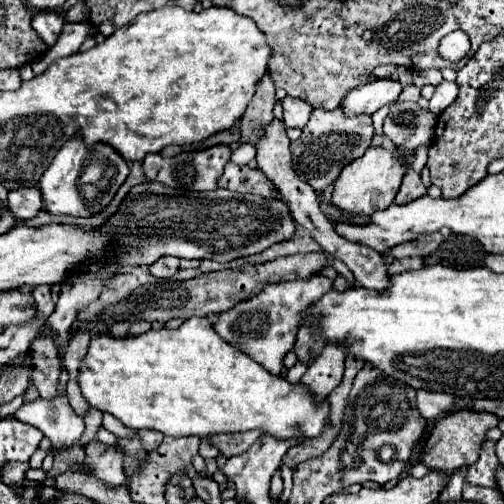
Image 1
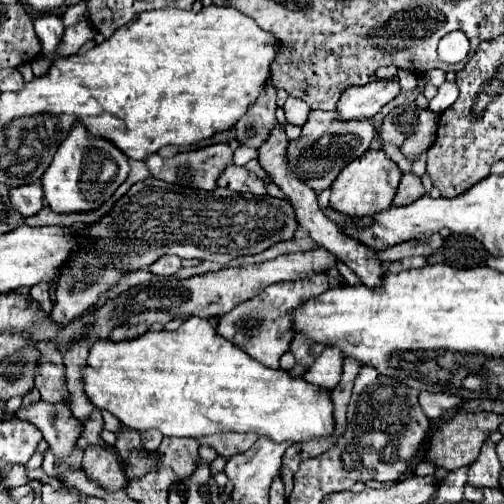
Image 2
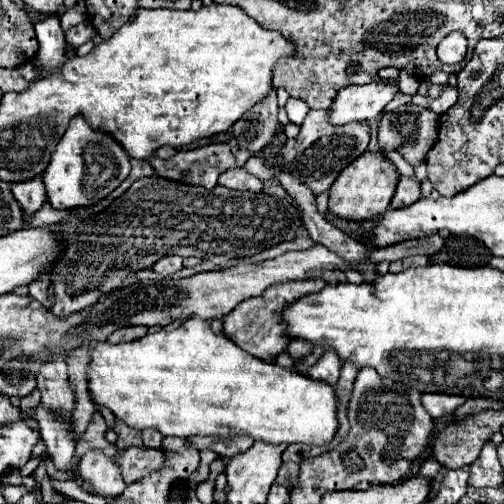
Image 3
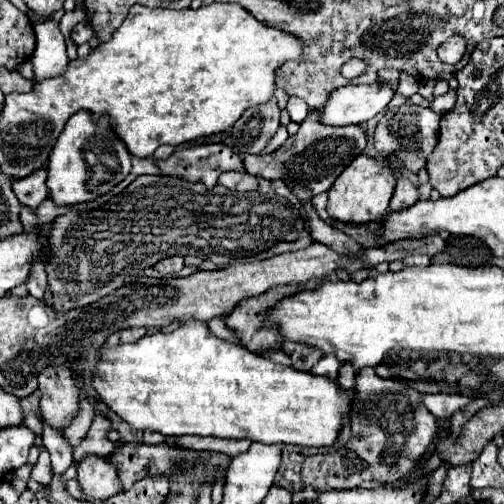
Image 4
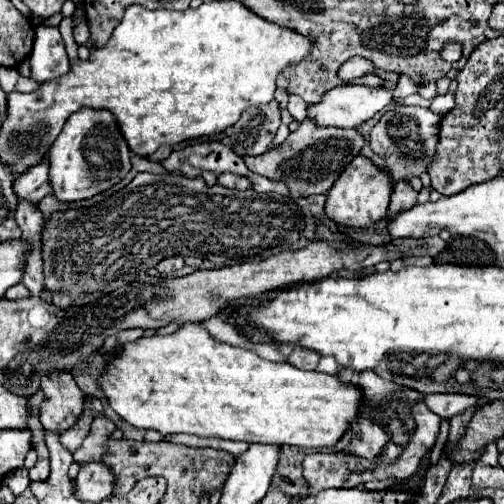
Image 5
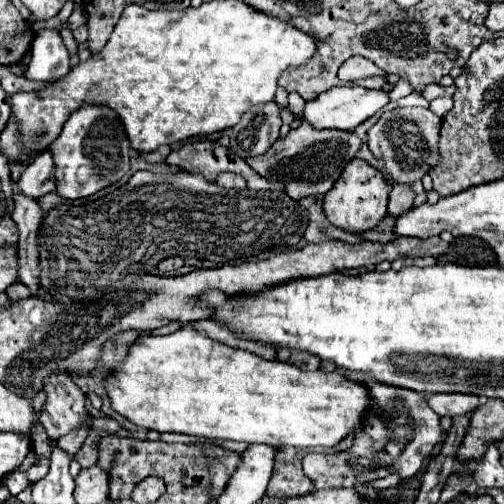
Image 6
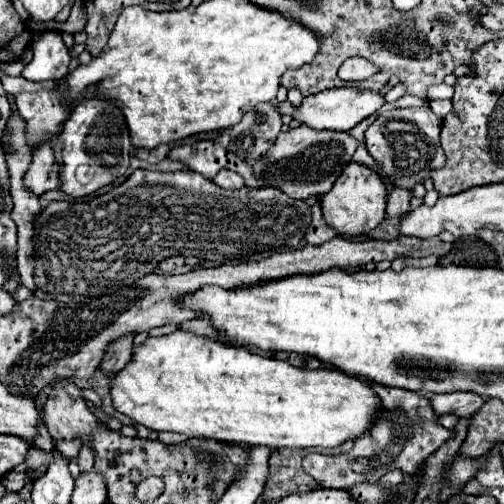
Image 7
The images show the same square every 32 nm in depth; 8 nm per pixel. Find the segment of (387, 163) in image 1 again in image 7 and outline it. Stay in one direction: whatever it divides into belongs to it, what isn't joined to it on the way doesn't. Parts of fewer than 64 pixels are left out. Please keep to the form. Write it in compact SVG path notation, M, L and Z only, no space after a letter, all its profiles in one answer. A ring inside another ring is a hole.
M350 162L344 168L344 172L338 176L332 190L322 196L320 204L322 204L324 220L340 236L362 236L362 234L368 234L372 228L376 228L384 220L386 188L376 172L368 170L362 164Z

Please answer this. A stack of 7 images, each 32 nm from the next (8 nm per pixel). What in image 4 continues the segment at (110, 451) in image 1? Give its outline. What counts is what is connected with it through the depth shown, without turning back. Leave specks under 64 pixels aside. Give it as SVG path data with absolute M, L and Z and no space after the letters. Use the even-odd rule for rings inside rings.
M86 458L80 462L76 480L88 500L106 500L122 490L118 474L106 458Z

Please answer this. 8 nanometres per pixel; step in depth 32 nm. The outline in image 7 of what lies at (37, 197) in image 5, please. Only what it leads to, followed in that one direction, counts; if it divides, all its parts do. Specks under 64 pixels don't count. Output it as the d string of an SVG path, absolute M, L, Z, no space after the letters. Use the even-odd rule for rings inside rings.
M46 142L40 148L34 148L32 156L32 166L24 176L24 186L32 190L34 194L44 194L46 190L54 190L60 186L58 182L58 168L54 160L54 150L52 144Z

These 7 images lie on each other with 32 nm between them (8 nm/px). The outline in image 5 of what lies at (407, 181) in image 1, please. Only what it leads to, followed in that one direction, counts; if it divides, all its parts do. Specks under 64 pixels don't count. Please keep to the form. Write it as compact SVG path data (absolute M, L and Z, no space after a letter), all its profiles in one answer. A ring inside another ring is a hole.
M398 182L390 196L390 214L400 214L416 204L418 192L408 182Z

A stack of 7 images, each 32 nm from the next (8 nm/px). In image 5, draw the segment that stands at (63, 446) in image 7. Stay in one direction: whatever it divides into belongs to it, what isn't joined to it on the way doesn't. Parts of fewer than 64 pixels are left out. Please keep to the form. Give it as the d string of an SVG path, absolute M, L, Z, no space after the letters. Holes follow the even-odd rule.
M86 404L86 406L84 406L84 414L82 414L80 420L76 422L76 426L70 428L70 430L66 430L66 432L60 436L60 442L62 442L66 448L70 448L70 452L76 452L76 450L80 448L80 444L84 442L84 438L88 436L92 418L94 418L94 412L92 412L92 408Z

